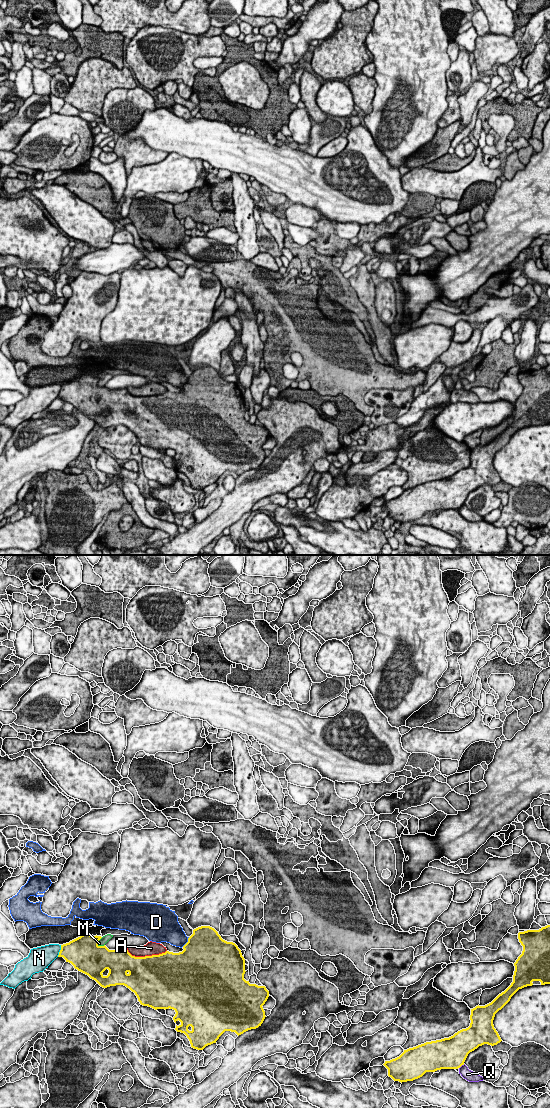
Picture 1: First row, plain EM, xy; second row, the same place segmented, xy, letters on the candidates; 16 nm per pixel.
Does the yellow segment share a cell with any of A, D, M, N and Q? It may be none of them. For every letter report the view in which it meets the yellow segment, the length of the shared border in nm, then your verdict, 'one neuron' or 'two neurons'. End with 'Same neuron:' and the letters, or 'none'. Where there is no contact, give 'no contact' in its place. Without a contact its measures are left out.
A: meets yellow in xy; contact 650 nm long; two neurons
D: meets yellow in xy; contact 200 nm long; two neurons
M: meets yellow in xy; contact 170 nm long; two neurons
N: meets yellow in xy; contact 200 nm long; two neurons
Q: meets yellow in xy; contact 120 nm long; two neurons
Same neuron: none

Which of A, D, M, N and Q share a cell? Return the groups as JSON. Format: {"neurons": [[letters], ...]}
{"neurons": [["A"], ["D"], ["M"], ["N"], ["Q"]]}

